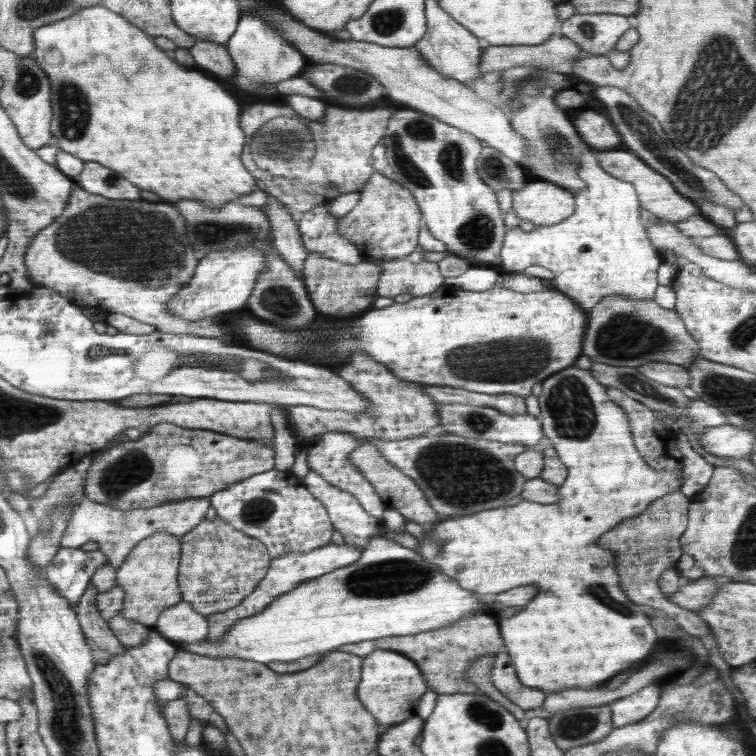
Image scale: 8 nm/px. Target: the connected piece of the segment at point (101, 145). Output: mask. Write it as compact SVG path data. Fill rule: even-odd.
M89 6L77 10L70 18L64 18L62 22L51 22L49 25L41 26L33 32L35 63L47 74L51 88L51 107L53 108L52 120L50 120L50 132L54 143L67 154L82 160L83 162L94 162L108 166L116 172L120 172L126 180L136 184L142 190L156 192L166 202L178 202L180 198L194 198L204 201L210 207L221 207L230 201L238 201L242 195L248 195L257 190L256 179L253 174L242 163L242 152L244 152L245 135L240 127L242 108L236 104L236 98L230 96L224 88L220 88L212 76L205 76L201 69L183 67L177 63L170 53L156 46L155 37L144 34L137 26L130 24L119 14L108 10L103 6ZM66 88L76 88L76 94L64 96Z

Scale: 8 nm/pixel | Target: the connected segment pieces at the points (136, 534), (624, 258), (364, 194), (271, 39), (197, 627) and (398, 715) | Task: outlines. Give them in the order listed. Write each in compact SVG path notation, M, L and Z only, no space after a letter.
M88 497L80 501L73 510L73 515L65 528L61 538L64 548L79 548L87 542L96 542L99 549L109 559L109 565L117 569L125 560L130 551L145 538L154 532L164 531L180 538L189 533L206 516L210 508L208 497L191 498L181 501L168 501L158 506L129 511L118 510L113 506L94 502Z
M587 145L582 150L577 173L586 183L586 190L576 194L574 214L555 225L535 226L530 232L520 227L507 228L500 252L500 268L506 272L522 273L530 266L546 267L554 275L556 290L567 294L587 312L596 306L602 297L612 293L630 297L635 301L654 301L654 293L659 285L657 270L665 260L647 237L640 217L641 204L634 186L605 173L597 162L596 152L597 150Z
M373 171L370 180L360 191L357 205L339 218L339 233L346 237L361 252L362 261L400 260L408 257L418 246L418 235L422 224L422 213L414 196L397 183Z
M245 11L241 14L234 34L226 43L226 48L236 68L232 86L240 86L240 90L246 90L246 94L256 94L256 97L278 94L278 92L265 94L265 90L268 85L275 87L278 82L298 76L307 65L305 56L294 49L293 44L281 37L281 34L258 13Z
M178 602L176 606L166 608L158 617L154 630L169 645L200 642L208 635L206 616L192 610L188 602Z
M380 649L362 658L362 674L356 693L366 710L377 720L379 738L382 738L382 734L386 734L386 730L416 717L420 698L427 690L418 666L405 655Z

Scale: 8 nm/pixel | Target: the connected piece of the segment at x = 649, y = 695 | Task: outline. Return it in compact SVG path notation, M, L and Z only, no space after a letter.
M652 683L634 694L626 695L609 704L611 707L611 723L614 729L640 722L654 709L661 695L662 685Z

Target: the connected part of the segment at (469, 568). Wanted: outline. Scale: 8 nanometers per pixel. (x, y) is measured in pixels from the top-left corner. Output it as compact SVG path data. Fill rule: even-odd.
M571 364L568 368L551 374L541 384L542 394L538 397L541 412L537 417L542 423L546 438L551 440L552 447L557 450L559 459L567 468L567 477L558 489L559 498L557 499L559 501L554 504L541 505L531 500L524 500L516 505L500 507L498 510L486 510L486 512L462 516L462 518L446 517L446 520L441 518L426 529L427 533L424 538L418 541L418 546L420 546L419 553L422 558L432 561L436 566L439 566L439 569L446 576L454 579L462 588L474 591L474 593L487 598L502 593L505 590L516 589L516 586L524 586L524 584L538 586L539 591L536 593L536 598L528 606L524 606L520 614L514 614L512 618L499 621L500 633L506 647L506 652L510 656L510 661L513 663L514 668L516 668L516 674L518 674L518 678L520 678L520 682L524 686L530 686L533 689L540 688L544 692L560 692L564 688L592 688L592 686L598 686L598 684L606 682L608 678L612 678L612 674L618 674L620 670L622 672L630 670L630 668L636 666L636 662L644 662L655 647L659 638L654 628L650 625L652 618L640 613L640 606L624 595L624 591L619 586L617 570L615 570L616 554L613 550L597 548L597 538L601 537L607 530L612 529L613 526L621 523L622 520L640 514L650 504L650 501L680 490L682 482L679 482L680 474L677 470L675 472L654 470L652 466L646 464L646 461L635 447L626 411L616 403L610 402L610 398L606 394L607 387L600 384L590 370L580 369L576 364Z

